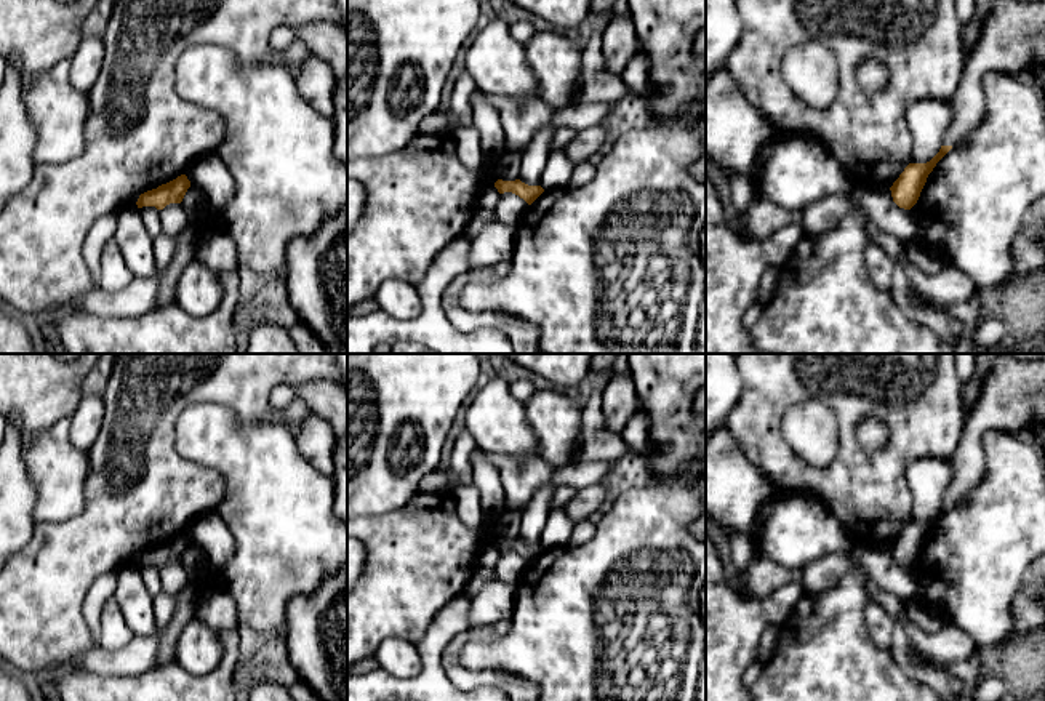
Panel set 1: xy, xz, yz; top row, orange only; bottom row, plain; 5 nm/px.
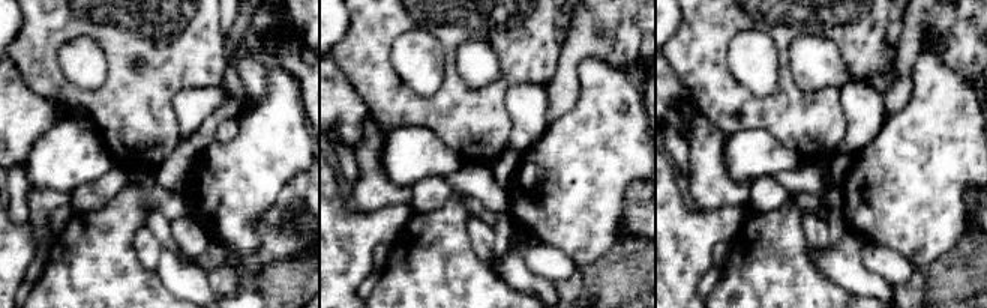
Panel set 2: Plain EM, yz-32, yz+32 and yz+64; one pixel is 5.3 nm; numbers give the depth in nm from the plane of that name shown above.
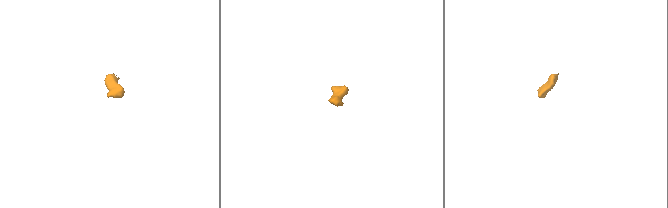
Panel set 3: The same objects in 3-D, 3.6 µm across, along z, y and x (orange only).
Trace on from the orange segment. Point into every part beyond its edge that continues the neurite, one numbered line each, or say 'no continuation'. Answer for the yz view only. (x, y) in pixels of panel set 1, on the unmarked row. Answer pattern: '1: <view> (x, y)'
1: yz (1013, 394)

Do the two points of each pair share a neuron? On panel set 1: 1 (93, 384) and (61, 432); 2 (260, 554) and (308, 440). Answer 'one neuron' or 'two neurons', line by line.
1: two neurons
2: two neurons

